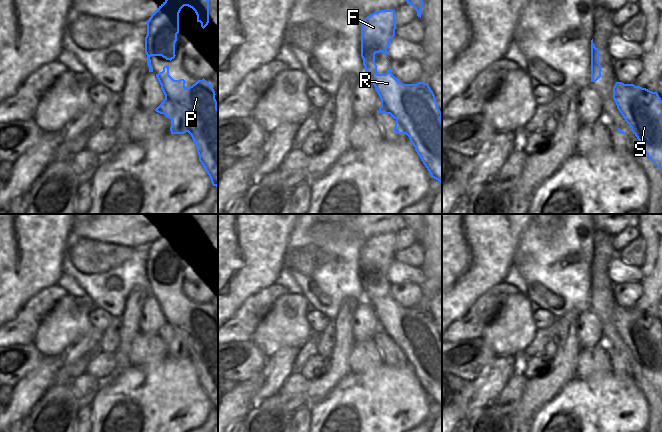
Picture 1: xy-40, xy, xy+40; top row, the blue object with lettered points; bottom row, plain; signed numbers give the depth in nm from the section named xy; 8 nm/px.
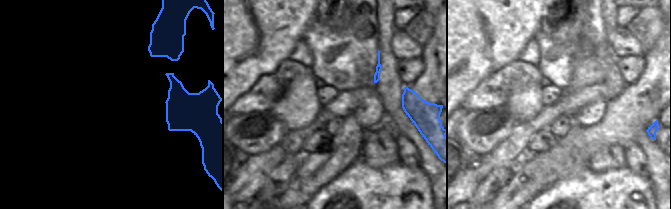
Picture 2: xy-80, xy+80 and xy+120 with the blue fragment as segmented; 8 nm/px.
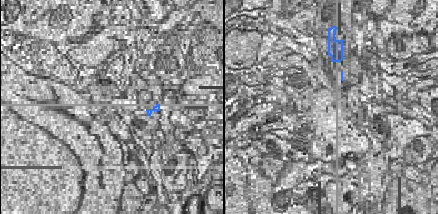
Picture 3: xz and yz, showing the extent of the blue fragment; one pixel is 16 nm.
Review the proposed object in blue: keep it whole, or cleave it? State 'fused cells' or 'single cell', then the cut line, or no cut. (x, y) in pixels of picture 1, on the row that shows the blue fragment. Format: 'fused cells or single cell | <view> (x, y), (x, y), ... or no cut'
fused cells | xy (377, 74), (373, 82)

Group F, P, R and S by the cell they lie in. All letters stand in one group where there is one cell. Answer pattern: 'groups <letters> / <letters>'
groups F / P R S

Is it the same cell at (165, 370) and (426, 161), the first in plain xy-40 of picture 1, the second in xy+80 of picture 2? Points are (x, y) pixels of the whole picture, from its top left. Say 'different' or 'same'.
different

